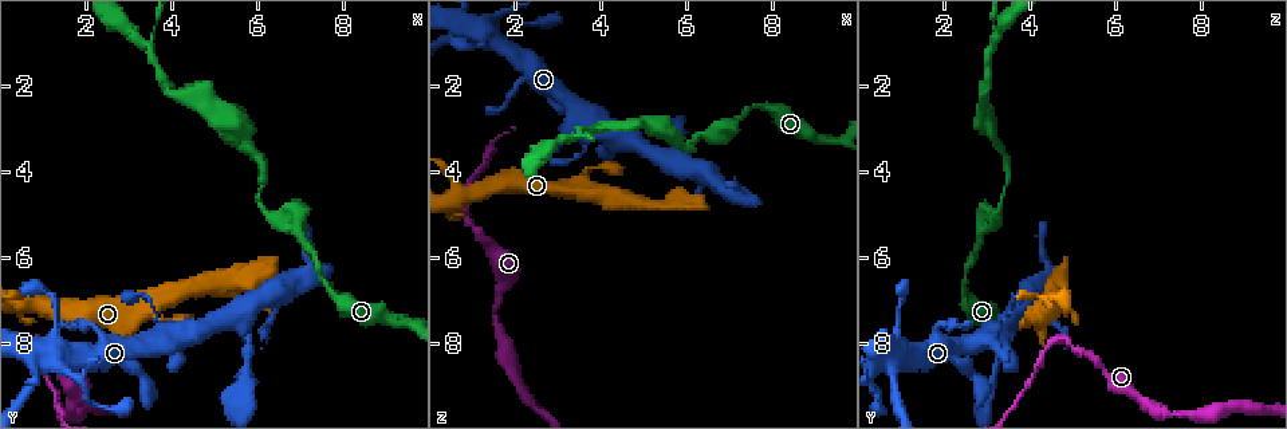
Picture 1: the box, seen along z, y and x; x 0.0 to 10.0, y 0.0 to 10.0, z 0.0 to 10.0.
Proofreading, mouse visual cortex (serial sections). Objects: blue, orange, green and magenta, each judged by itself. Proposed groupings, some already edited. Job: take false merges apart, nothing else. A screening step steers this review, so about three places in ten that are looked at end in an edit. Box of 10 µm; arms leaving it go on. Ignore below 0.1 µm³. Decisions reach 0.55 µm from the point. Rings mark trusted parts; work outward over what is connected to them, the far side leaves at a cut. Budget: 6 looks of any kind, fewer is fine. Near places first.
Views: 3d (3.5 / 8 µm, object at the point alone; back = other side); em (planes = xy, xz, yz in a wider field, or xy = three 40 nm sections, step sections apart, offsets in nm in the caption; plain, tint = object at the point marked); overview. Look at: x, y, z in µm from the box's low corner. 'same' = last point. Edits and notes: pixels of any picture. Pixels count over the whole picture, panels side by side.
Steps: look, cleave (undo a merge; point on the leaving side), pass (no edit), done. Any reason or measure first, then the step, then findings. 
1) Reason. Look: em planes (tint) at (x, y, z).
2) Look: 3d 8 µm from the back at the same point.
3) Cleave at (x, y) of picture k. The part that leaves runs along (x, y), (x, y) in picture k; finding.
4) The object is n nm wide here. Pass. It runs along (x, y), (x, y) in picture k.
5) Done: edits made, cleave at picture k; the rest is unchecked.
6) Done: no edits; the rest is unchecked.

Abrupt turn. Look: 3d 3.5 µm at (0.80, 7.95, 4.55).

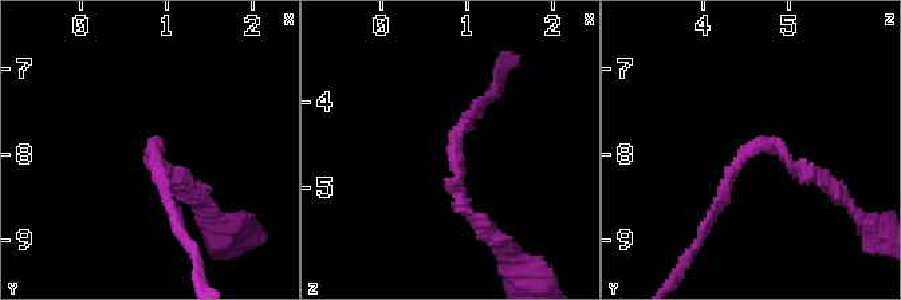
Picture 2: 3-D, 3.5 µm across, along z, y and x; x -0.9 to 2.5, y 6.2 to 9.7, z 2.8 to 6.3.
The arms are 150, 150 nm wide; shape alone is not enough. Look: em planes (tint) at (0.85, 7.90, 4.60).

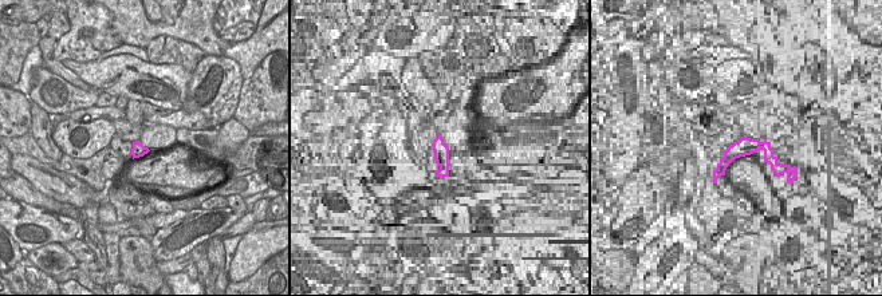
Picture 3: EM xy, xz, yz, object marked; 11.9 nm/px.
Cleave at (736, 166) of picture 2. The part that leaves runs along (787, 157), (752, 145), (712, 214) in picture 2; a second cell is stuck on.

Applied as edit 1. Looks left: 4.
See it whole again. Look: overview.

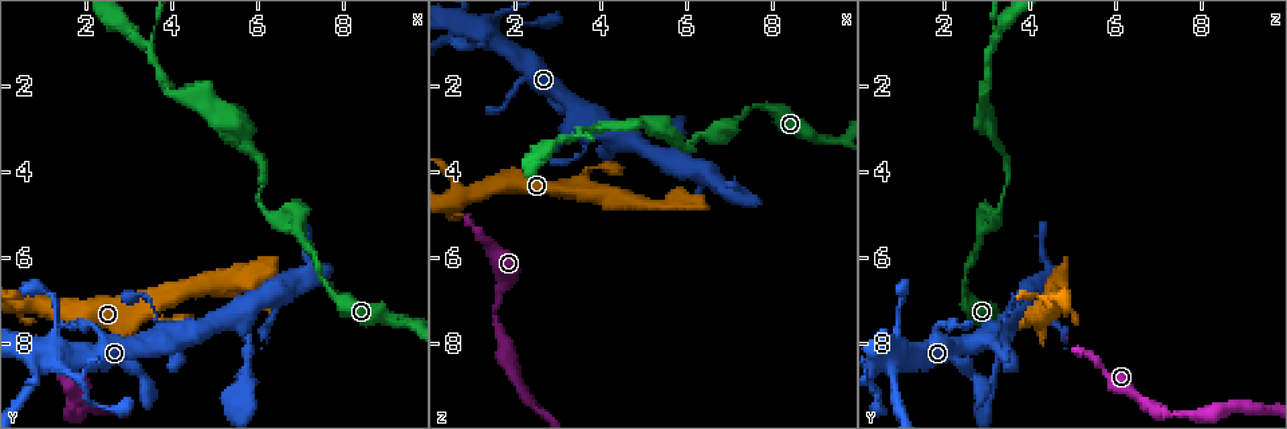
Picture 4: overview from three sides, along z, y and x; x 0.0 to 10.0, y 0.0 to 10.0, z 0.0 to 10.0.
Four or more arms meet. Look: 3d 3.5 µm at (0.95, 8.60, 0.75).

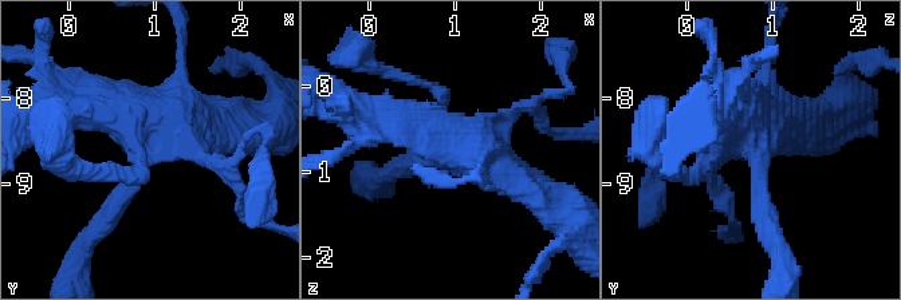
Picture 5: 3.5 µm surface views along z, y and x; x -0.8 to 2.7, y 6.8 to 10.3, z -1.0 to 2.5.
Look: em xy step 2 (tint) at (1.00, 8.55, 0.80).

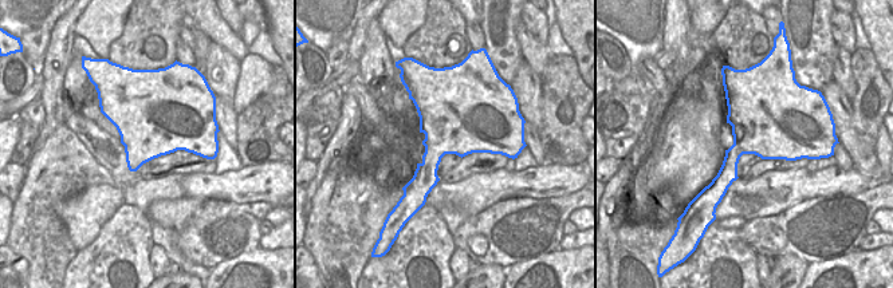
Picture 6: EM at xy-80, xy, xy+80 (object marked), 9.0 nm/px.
Look: em xy step 5 (tint) at the same point.

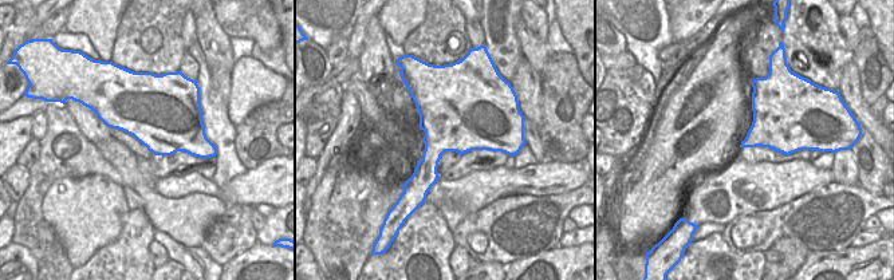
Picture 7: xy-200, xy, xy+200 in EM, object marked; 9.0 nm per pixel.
The object is 650 nm wide here. Pass. It runs along (551, 200), (473, 142), (396, 118) in picture 5; continuous, no second cell.

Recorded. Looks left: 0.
Done: edits made, cleave at picture 2; the rest is unchecked.

